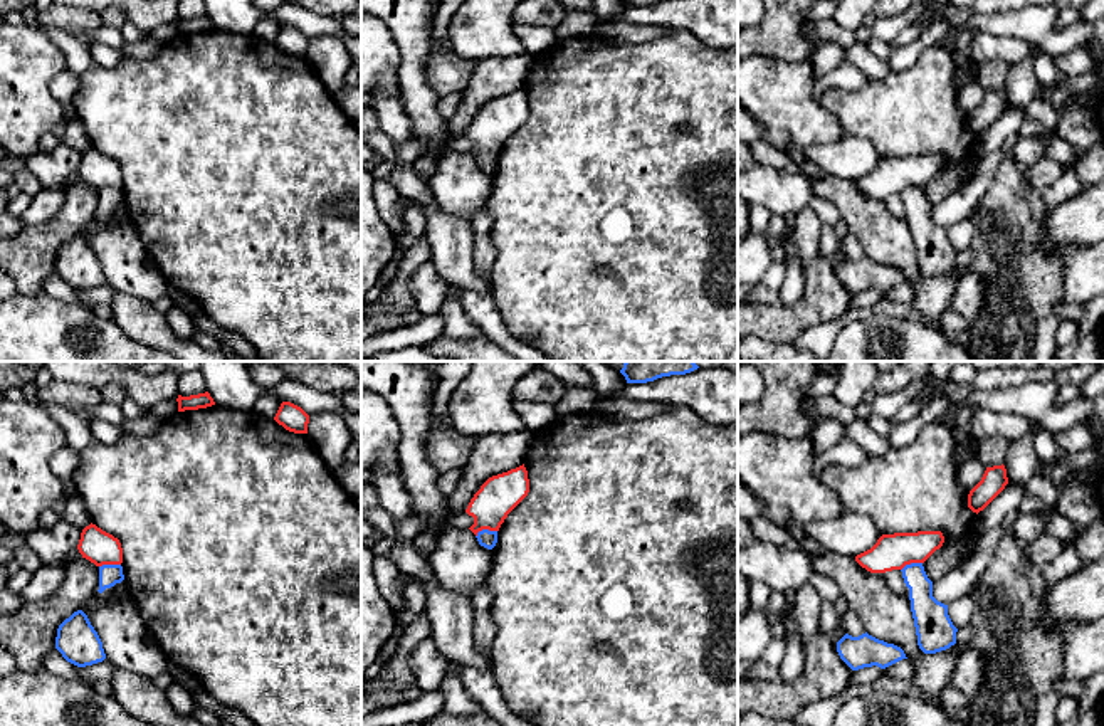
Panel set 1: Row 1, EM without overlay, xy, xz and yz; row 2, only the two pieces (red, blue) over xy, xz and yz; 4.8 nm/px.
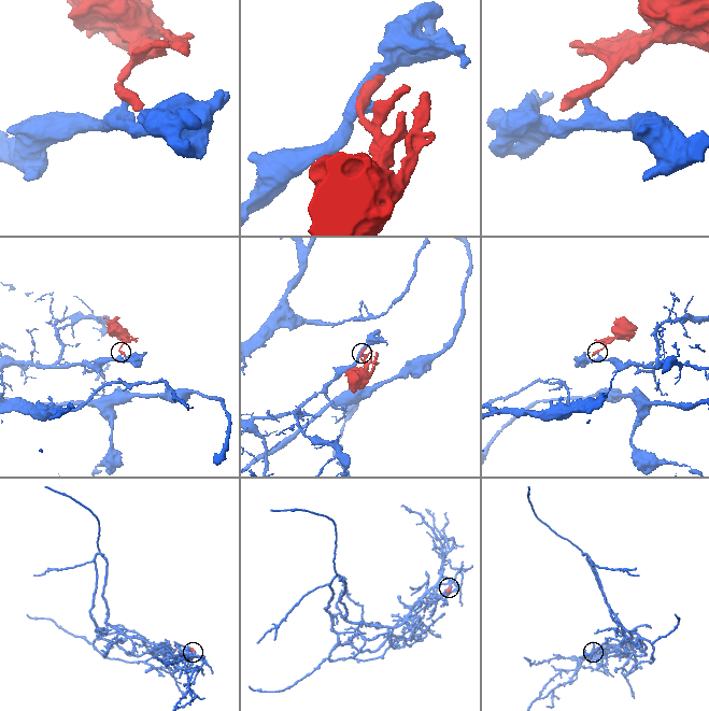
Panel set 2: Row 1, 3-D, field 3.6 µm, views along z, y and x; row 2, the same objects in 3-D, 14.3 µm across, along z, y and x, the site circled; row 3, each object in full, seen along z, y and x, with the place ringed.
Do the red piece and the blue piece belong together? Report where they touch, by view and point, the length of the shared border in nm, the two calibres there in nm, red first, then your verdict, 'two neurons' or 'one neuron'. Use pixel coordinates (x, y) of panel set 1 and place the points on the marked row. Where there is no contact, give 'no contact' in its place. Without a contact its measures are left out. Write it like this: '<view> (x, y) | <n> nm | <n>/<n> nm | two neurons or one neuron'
xz (484, 528) | 110 nm | 190/90 nm | two neurons

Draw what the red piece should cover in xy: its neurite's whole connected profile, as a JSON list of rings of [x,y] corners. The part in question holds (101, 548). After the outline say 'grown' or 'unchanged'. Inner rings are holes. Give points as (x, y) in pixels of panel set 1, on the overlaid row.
[[[92,523],[82,529],[77,550],[82,558],[89,560],[96,566],[123,563],[123,548],[119,539]]] | unchanged

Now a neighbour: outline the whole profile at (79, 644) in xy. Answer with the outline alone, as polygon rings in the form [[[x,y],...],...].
[[[82,610],[74,612],[59,625],[55,649],[67,662],[77,667],[92,666],[106,659],[103,642]]]

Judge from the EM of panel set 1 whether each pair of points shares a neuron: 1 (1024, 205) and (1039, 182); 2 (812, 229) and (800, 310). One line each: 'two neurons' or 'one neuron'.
1: two neurons
2: one neuron

